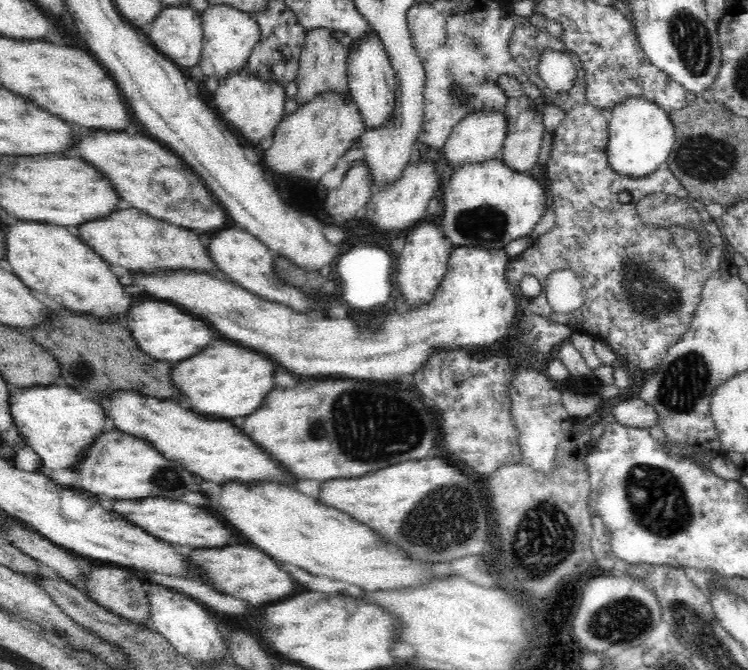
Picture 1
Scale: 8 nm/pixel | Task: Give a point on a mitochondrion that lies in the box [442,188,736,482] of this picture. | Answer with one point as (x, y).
(683, 384)

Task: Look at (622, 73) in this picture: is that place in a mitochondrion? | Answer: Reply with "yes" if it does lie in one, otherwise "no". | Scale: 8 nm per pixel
yes

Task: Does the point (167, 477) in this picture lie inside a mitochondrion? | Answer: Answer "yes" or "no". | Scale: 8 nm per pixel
yes

